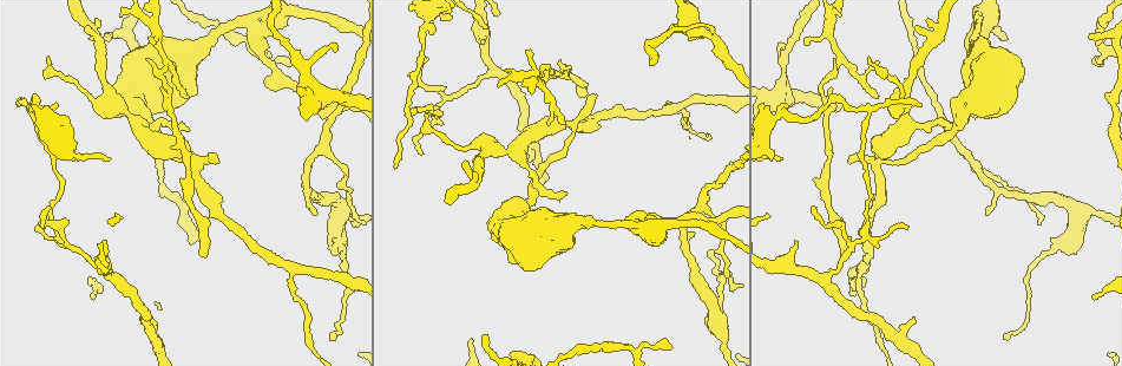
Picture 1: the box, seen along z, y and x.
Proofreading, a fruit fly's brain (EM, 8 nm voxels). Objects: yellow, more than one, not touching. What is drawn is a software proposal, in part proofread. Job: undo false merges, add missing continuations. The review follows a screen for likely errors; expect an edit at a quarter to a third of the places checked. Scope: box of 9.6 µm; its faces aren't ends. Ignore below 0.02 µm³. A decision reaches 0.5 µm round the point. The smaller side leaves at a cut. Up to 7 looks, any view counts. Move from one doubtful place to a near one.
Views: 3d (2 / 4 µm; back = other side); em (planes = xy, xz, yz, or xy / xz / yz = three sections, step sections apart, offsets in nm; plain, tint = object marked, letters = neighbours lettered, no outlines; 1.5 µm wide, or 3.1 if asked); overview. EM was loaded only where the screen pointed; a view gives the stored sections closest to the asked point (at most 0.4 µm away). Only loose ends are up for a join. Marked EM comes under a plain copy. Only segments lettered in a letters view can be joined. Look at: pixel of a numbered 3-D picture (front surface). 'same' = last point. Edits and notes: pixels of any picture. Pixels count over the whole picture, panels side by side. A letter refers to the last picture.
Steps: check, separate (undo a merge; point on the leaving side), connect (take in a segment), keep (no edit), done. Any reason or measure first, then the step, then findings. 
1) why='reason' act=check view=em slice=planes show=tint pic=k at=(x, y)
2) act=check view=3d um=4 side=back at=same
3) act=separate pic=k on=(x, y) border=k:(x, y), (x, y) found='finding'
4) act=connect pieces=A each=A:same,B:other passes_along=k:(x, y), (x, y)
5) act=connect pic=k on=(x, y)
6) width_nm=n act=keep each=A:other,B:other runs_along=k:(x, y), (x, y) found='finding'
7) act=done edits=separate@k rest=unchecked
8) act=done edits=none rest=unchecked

why='narrows sharply' act=check view=em slice=yz step=4 show=tint pic=1 at=(877, 163)

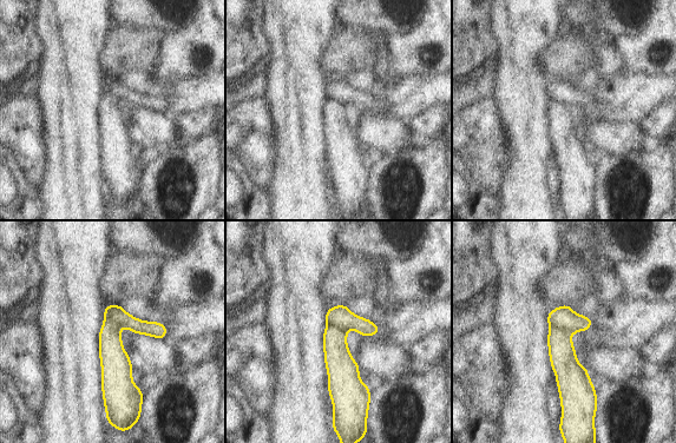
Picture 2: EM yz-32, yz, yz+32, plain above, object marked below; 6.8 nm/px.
act=check view=em slice=planes show=tint at=same

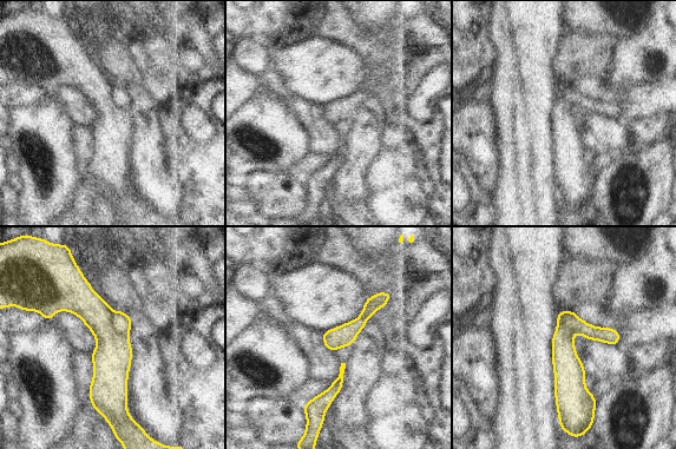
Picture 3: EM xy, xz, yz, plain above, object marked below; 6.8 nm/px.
act=check view=em slice=planes show=letters at=same

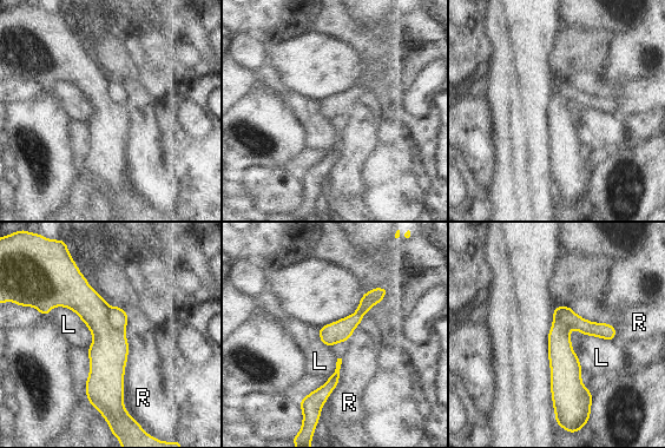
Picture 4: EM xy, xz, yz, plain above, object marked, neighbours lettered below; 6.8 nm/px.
width_nm=150 act=separate pic=4 on=(109, 351) each=L:other,R:other part_leaving=4:(77, 272), (77, 294), (103, 333), (103, 406) found='two cells meet here'

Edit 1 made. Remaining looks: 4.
why='sharp bend' act=check view=3d um=4 pic=1 at=(408, 110)

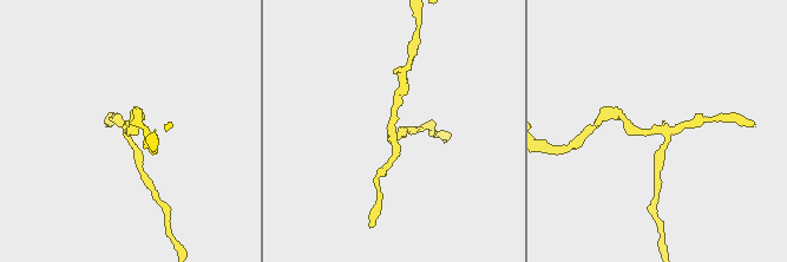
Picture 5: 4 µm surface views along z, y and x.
why='now the EM' act=check view=em slice=yz step=4 show=letters pic=5 at=(664, 132)

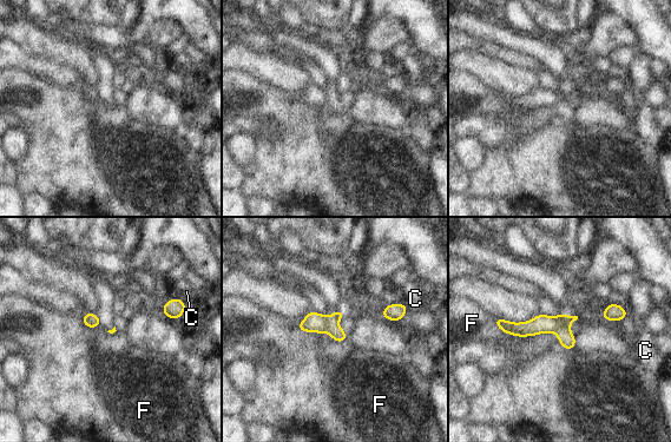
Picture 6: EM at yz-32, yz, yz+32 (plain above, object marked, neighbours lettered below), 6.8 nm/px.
act=separate pic=6 on=(566, 338) each=C:other,F:other found='a second cell is stuck on'

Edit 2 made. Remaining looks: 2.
act=done edits=separate@4,separate@6 rest=unchecked

